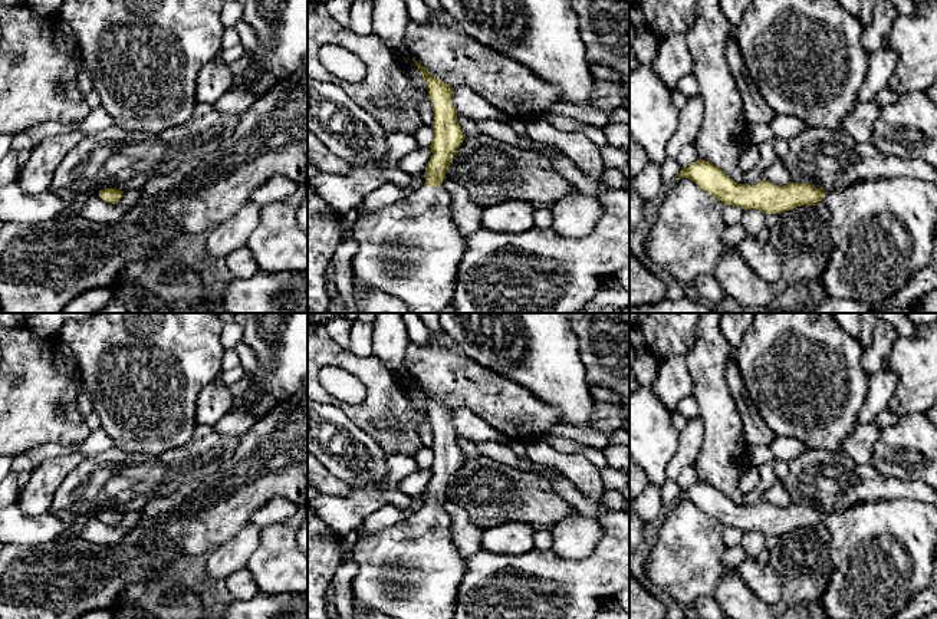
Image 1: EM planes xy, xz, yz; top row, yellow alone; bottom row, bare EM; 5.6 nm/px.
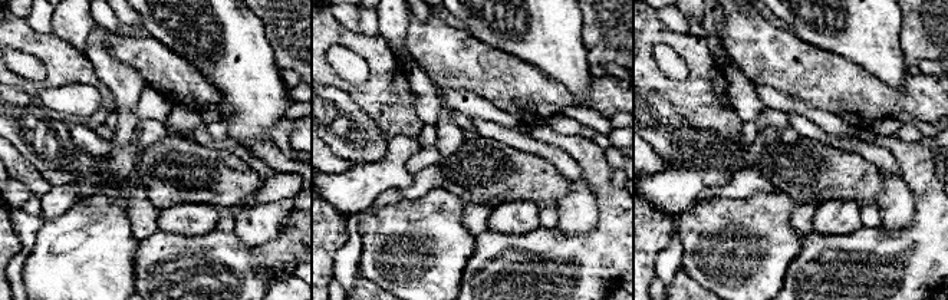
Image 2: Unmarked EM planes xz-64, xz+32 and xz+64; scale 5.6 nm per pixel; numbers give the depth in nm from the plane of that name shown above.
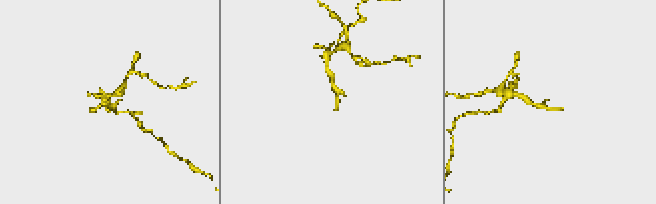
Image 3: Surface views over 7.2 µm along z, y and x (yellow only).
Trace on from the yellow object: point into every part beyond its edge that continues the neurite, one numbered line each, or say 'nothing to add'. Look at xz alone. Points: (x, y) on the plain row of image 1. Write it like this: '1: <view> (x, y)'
1: xz (413, 569)

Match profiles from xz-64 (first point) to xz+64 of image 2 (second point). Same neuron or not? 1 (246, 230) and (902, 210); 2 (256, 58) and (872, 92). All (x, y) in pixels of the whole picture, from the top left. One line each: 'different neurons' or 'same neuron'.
1: same neuron
2: different neurons

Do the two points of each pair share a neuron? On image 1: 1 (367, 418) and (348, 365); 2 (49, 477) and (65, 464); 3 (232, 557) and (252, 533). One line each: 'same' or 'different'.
1: same
2: same
3: same

